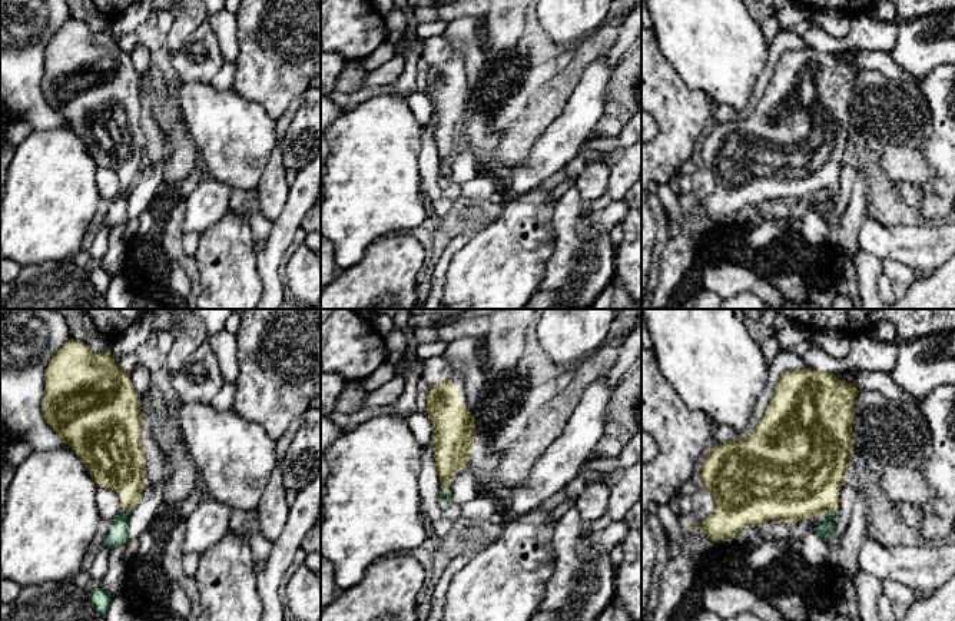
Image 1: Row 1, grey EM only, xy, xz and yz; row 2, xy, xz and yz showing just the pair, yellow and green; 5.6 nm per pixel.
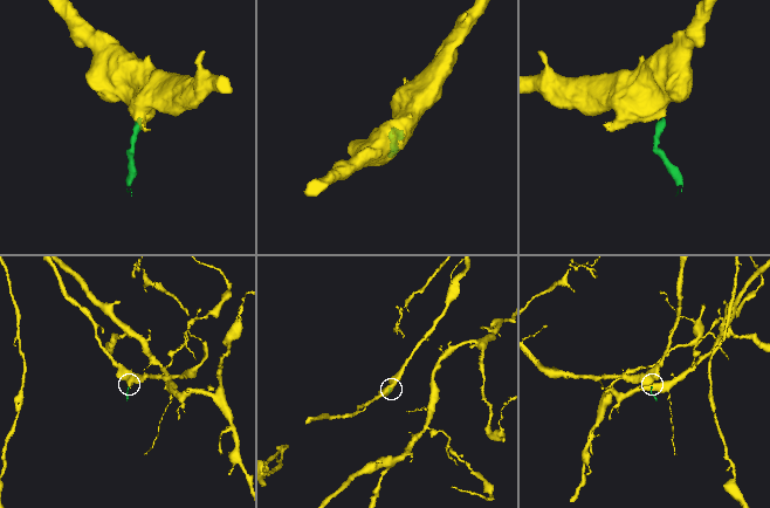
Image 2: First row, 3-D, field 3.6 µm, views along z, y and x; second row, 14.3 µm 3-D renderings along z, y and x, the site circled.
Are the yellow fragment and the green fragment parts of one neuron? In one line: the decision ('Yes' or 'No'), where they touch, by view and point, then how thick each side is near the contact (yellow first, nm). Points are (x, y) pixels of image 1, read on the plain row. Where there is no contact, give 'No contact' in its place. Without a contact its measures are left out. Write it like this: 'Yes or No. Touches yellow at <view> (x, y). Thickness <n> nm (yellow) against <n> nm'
Yes. Touches yellow at yz (829, 189). Thickness 480 nm (yellow) against 90 nm

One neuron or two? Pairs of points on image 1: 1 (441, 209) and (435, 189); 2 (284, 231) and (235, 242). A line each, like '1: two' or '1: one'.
1: two
2: two

